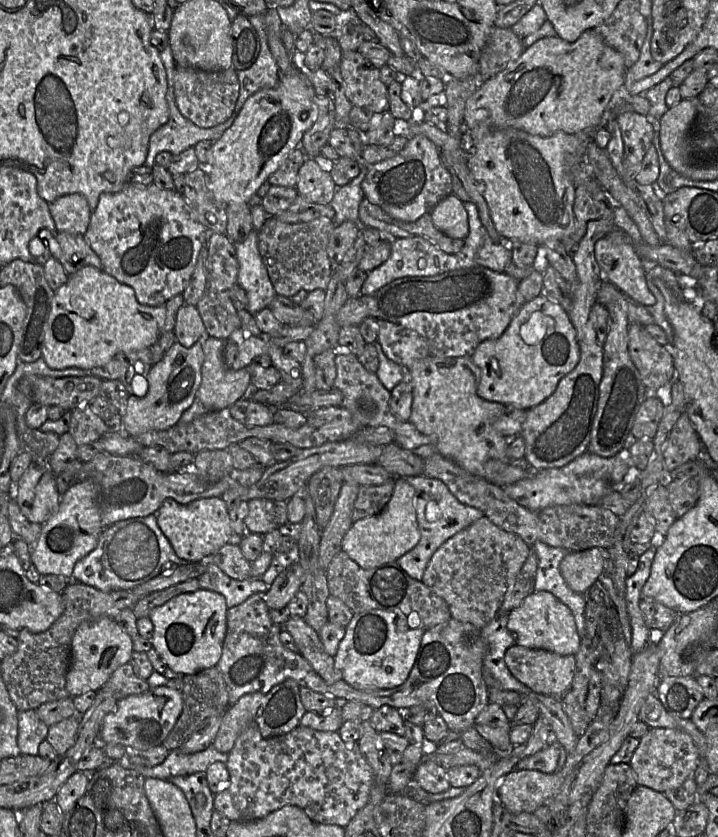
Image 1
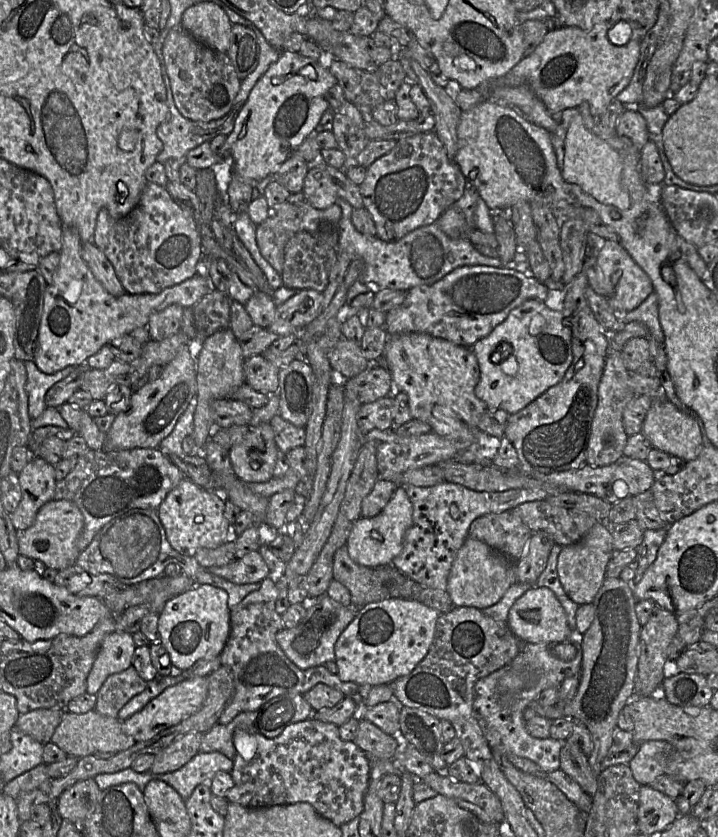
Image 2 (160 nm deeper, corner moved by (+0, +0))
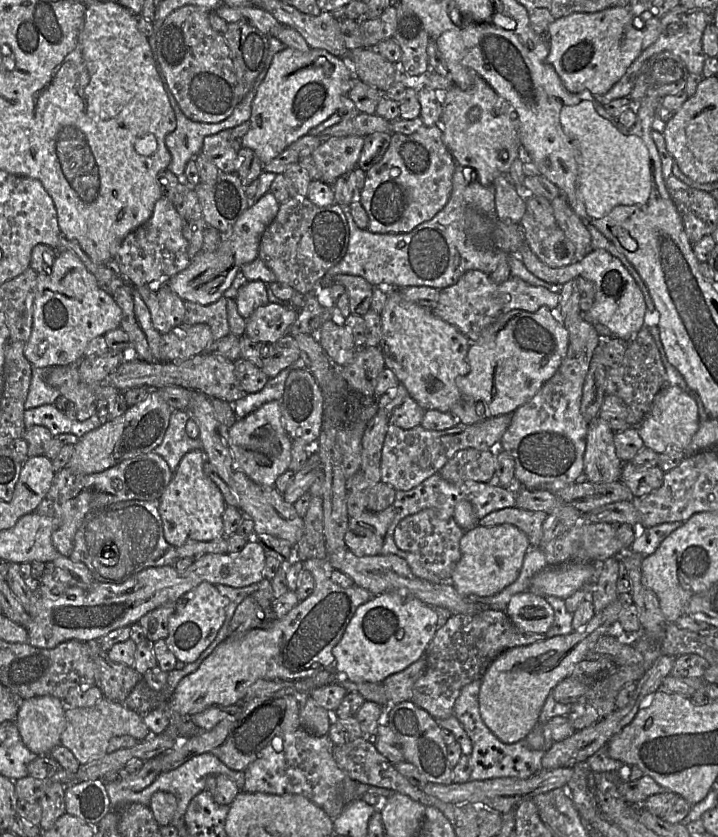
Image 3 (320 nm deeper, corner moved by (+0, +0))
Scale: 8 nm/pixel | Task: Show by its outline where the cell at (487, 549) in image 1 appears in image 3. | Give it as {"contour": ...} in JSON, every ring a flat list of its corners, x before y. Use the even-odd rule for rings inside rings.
{"contour":[[516,507,494,511,481,519,478,525,492,527,512,524,524,532,531,547,539,547,542,538,542,526,548,514,544,511,528,511]]}

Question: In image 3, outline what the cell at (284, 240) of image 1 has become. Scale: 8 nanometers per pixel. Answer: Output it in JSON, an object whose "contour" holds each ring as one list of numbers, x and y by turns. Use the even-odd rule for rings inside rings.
{"contour":[[339,274,333,277,331,284,341,284,345,288,352,315,364,316,370,309,373,286,361,276]]}

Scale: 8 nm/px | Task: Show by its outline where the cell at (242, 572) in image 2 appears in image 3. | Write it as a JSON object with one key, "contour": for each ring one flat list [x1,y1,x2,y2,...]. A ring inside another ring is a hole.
{"contour":[[252,537,239,552,205,554,183,571,178,571,173,565,149,567,121,583,94,581,87,587,70,586,60,595,41,594,39,587,34,618,26,627,28,643,37,648,51,649,70,640,100,640,115,629,131,626,158,607,175,604,201,582,234,588,259,583,265,578,266,556,261,543]]}

